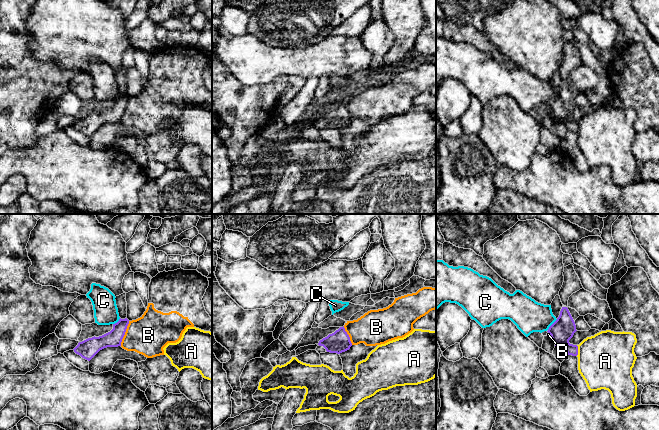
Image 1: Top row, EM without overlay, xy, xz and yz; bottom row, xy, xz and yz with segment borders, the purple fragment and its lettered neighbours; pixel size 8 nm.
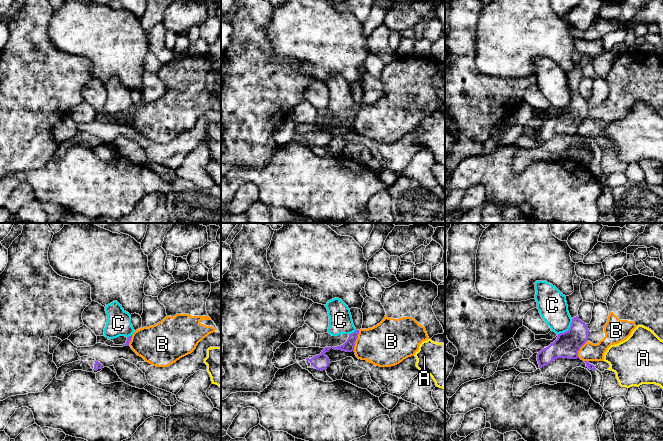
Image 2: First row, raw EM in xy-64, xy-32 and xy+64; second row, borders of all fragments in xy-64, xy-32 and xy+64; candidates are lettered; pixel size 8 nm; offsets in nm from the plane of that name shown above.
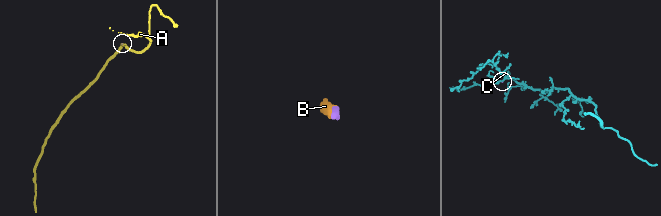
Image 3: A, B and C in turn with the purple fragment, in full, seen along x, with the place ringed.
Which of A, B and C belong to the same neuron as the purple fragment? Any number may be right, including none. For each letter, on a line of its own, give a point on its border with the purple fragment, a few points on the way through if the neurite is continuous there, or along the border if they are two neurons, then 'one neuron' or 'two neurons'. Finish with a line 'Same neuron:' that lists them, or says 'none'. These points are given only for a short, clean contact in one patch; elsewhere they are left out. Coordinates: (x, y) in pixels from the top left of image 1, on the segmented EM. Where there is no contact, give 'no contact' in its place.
A: yz (577, 350) | along yz (576, 345), (577, 355) | two neurons
B: xy (124, 333) | along xy (129, 321), (120, 345) | two neurons
C: yz (552, 324) | along yz (557, 319), (547, 329) | two neurons
Same neuron: none

